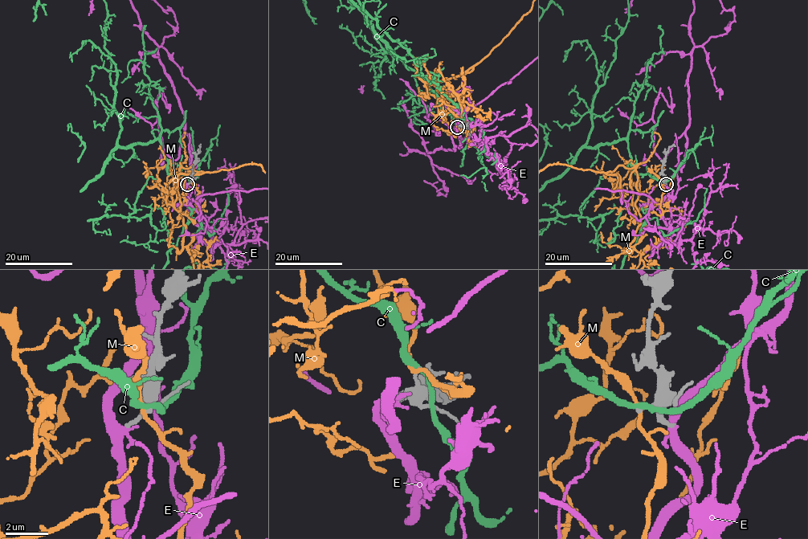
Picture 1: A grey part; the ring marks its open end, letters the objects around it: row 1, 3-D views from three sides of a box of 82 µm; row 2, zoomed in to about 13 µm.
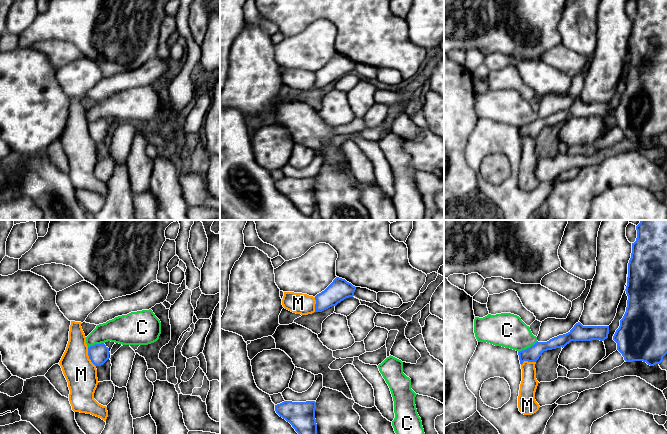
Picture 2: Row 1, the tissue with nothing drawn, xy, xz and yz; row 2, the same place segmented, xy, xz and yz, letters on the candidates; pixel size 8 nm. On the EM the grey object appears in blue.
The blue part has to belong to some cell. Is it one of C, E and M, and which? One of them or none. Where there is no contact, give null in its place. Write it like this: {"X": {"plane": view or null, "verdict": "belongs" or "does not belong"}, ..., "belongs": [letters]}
{"C": {"plane": "yz", "verdict": "does not belong"}, "E": {"plane": null, "verdict": "does not belong"}, "M": {"plane": "xy", "verdict": "does not belong"}, "belongs": []}

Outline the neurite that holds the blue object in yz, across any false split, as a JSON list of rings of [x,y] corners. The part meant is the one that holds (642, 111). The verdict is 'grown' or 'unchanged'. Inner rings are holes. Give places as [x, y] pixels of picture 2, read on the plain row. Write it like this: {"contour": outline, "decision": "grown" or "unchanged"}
{"contour": [[[638,0],[628,39],[626,88],[613,116],[626,138],[660,140],[667,130],[667,0]]], "decision": "unchanged"}

